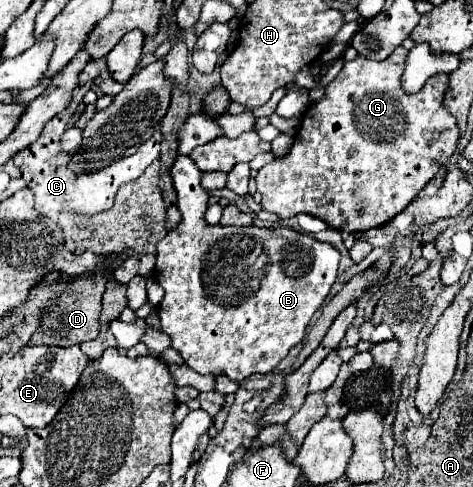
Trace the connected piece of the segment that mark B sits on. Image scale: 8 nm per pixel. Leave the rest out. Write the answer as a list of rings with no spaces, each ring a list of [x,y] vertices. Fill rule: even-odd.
[[[179,155],[173,169],[171,169],[171,175],[173,175],[173,183],[175,183],[175,189],[177,189],[177,207],[181,211],[181,223],[175,229],[171,229],[165,239],[161,239],[157,243],[157,267],[155,267],[157,273],[155,273],[155,279],[165,289],[165,299],[157,307],[159,317],[161,317],[161,331],[171,337],[173,347],[181,353],[183,361],[201,375],[227,375],[231,381],[243,381],[253,373],[271,373],[281,363],[281,359],[287,357],[289,349],[293,349],[297,343],[303,341],[305,329],[311,323],[315,311],[325,303],[325,299],[327,299],[327,295],[331,291],[331,285],[335,283],[335,277],[337,277],[339,251],[331,243],[317,241],[311,235],[297,233],[297,231],[293,231],[289,227],[255,227],[255,225],[249,225],[249,227],[223,227],[223,225],[209,225],[205,221],[205,211],[209,206],[209,193],[201,187],[203,171],[197,169],[197,165],[193,163],[191,157]]]

